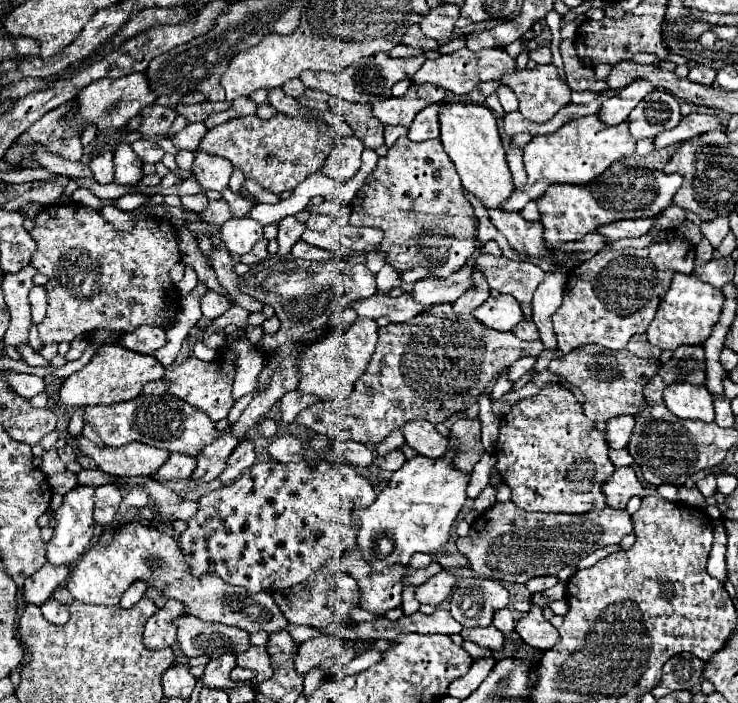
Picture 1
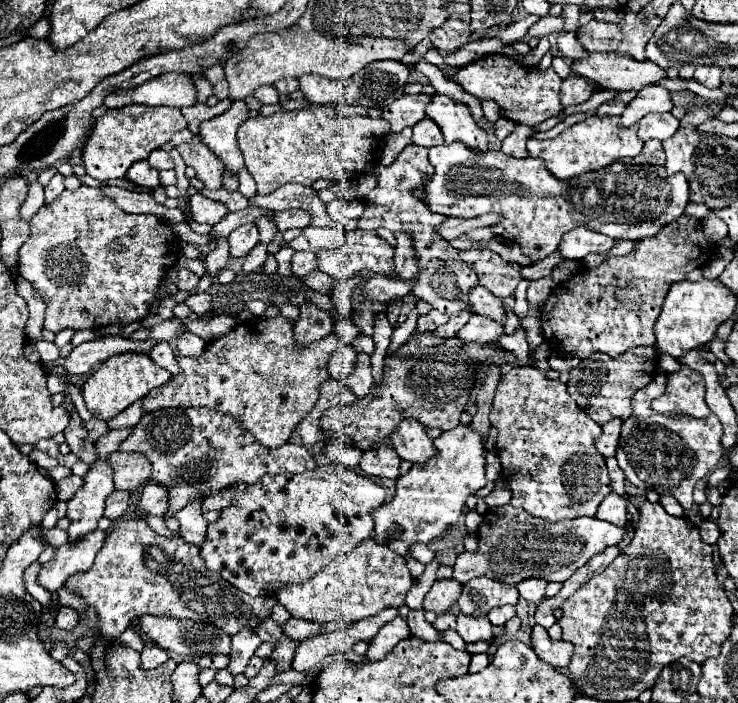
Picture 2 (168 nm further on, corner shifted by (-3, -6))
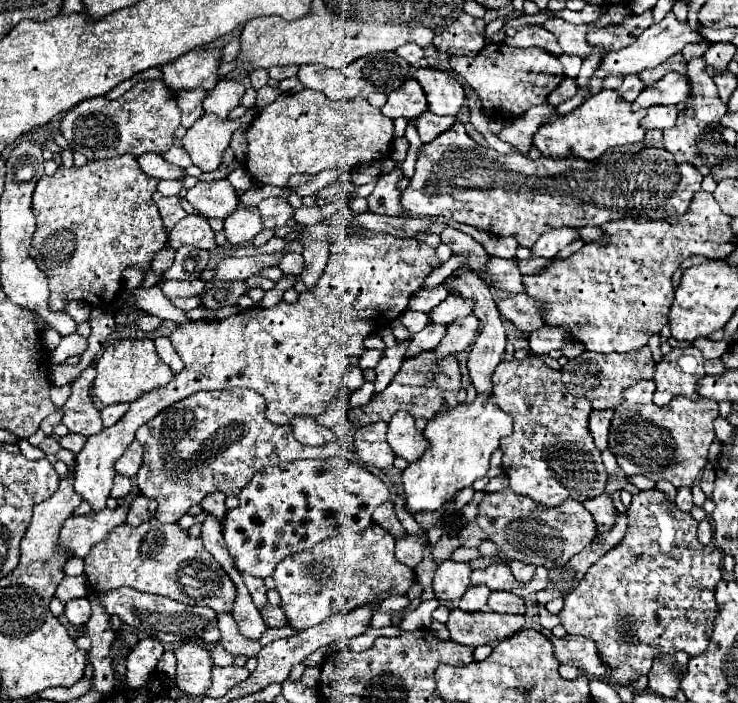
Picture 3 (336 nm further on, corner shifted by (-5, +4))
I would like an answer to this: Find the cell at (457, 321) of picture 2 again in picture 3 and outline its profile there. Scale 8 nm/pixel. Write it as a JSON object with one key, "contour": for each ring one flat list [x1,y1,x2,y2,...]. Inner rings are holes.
{"contour":[[429,322,419,334,413,336,407,352,405,352,405,358,409,356,415,356,419,352,425,352,425,350,433,350,441,340,443,340,443,334,447,332,447,326,445,324,435,324,435,322]]}

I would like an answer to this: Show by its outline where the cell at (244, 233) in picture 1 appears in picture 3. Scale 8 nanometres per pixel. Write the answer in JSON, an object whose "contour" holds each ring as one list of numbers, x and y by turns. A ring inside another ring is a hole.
{"contour":[[255,206,237,208,233,214,225,218,223,234,227,236,227,242,237,246,243,242,253,240,263,230,263,220,259,216,259,210]]}

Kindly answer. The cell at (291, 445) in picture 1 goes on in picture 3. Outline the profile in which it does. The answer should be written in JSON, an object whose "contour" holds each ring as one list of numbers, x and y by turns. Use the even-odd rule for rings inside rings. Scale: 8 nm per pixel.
{"contour":[[245,388,221,390,221,392,199,392,193,394,165,410,161,410,155,418,143,424,135,438,145,448,143,466,137,472,137,486,143,496,157,500,155,518,159,522,177,522,191,506,197,506,203,496,211,492,233,494,247,486,247,482,263,468,263,466,279,466,283,462,295,462,303,458,345,458,345,451,352,451,351,436,343,436,325,446,305,446,295,440,291,426,275,426,265,418,265,402,263,398]]}

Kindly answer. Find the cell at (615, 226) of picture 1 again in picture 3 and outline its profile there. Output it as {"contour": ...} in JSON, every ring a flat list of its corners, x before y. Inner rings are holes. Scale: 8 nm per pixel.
{"contour":[[559,228,559,230,549,230,545,232,539,242,531,248,533,256,543,256,543,258,553,258,559,250,567,248,571,242,579,240,579,230,577,228]]}

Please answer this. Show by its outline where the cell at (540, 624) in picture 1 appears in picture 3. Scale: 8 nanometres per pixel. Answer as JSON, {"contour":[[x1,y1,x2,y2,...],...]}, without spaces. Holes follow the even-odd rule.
{"contour":[[547,636,549,642,553,644,553,654,559,660,559,664,569,664,575,666,591,676,603,678,607,674,607,666,601,664,595,642,583,636]]}

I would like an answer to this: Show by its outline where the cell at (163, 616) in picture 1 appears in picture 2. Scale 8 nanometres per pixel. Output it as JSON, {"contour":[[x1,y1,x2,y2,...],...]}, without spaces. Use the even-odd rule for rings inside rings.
{"contour":[[145,646,141,652,141,668,143,670,153,670,167,662,167,652,157,646]]}

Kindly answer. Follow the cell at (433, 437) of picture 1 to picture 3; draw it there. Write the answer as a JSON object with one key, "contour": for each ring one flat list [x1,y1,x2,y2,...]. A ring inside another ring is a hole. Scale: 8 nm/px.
{"contour":[[397,412,391,418,387,442,389,442,391,450,397,456,405,458,407,462,419,460,429,446,427,438,415,428,415,418,411,414,403,414,403,412]]}

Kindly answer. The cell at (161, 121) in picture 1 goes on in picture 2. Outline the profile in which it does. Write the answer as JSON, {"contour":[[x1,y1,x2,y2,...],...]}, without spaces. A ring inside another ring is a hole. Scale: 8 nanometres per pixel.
{"contour":[[125,106,117,110,107,110,101,118,95,120,91,134,83,144,83,166,89,176,99,178,103,182,123,178,133,162,147,160,153,150,159,150,163,144,171,140,171,136,179,130,187,128,187,122,177,108,167,106]]}

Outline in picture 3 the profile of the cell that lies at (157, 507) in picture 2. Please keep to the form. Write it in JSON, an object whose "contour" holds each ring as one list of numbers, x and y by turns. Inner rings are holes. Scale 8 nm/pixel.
{"contour":[[139,494,139,496,131,502,131,506,129,506,127,524,129,524,129,526,139,526,141,522,149,520,149,518,155,514,155,510,157,510,157,502,151,500,151,498,147,498,147,496,143,496,143,494]]}

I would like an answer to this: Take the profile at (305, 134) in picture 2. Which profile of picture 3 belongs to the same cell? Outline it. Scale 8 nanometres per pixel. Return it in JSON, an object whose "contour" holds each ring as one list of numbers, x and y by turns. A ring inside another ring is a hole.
{"contour":[[301,90,297,94,281,94,275,102,265,106,255,122,245,130,249,144,245,168,249,174,271,186,287,186,287,180,293,174,319,174,325,168,355,168,365,162,379,162,389,156,393,140,393,120,381,114,379,108,373,108,365,98,353,98,347,102,333,102,323,92]]}

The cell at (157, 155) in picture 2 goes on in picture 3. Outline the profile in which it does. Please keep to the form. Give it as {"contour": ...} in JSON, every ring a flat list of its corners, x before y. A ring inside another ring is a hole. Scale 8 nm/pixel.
{"contour":[[171,146,171,148,163,154,163,158,165,158,167,162,175,164,175,166,181,166,181,168,191,166,191,158,189,158,189,154,187,154,181,146]]}

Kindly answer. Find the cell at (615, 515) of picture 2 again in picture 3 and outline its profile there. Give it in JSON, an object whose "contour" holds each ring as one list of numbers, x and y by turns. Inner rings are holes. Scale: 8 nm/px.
{"contour":[[603,492,599,498,591,498,589,502,583,502,583,506,595,516,599,532,611,530,611,526,615,524,615,514,619,514,619,512,613,506,613,500,611,500,609,494]]}

